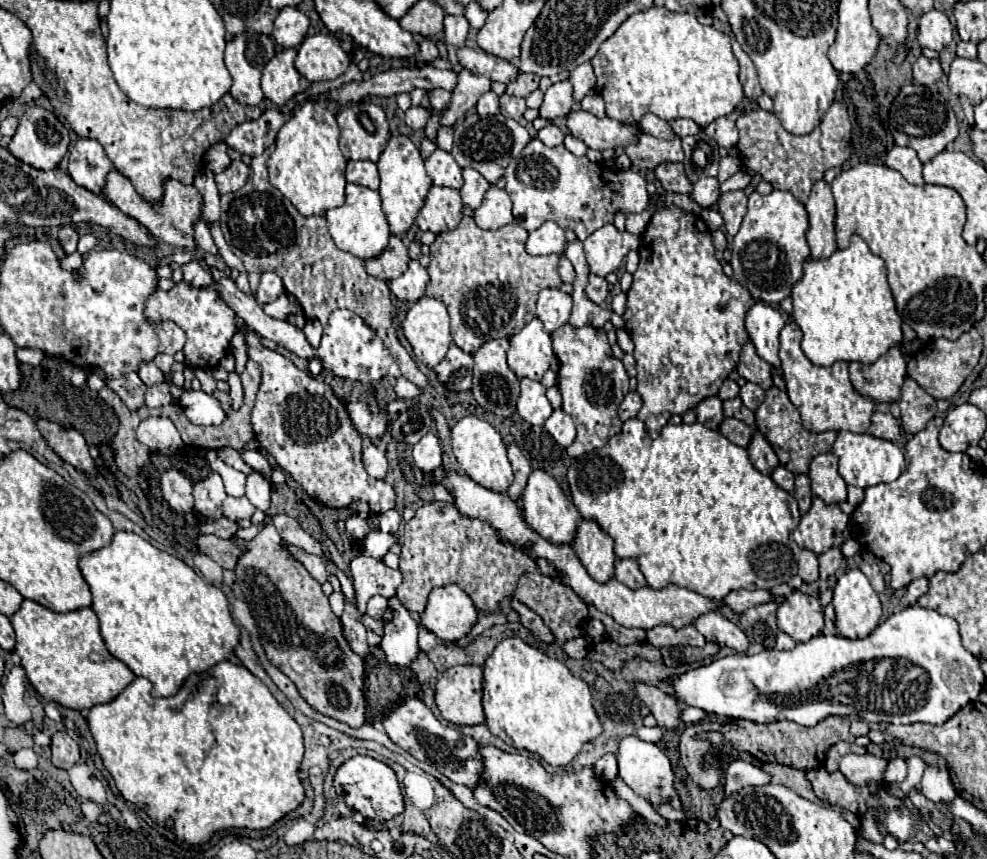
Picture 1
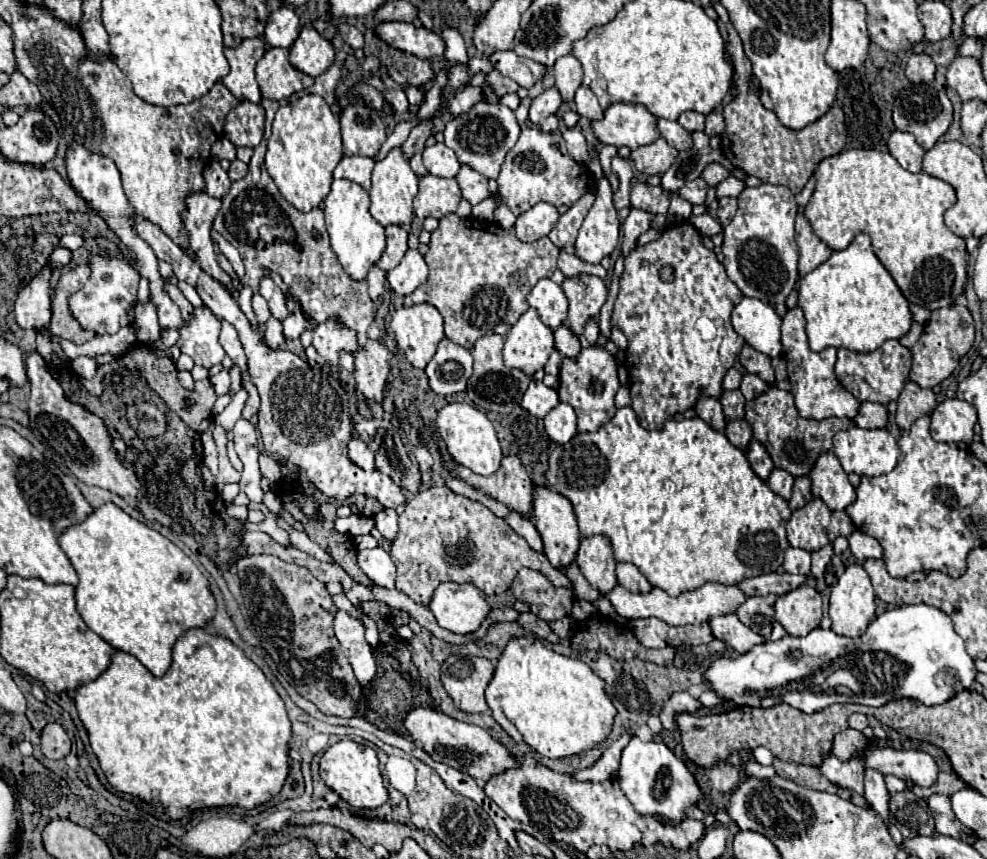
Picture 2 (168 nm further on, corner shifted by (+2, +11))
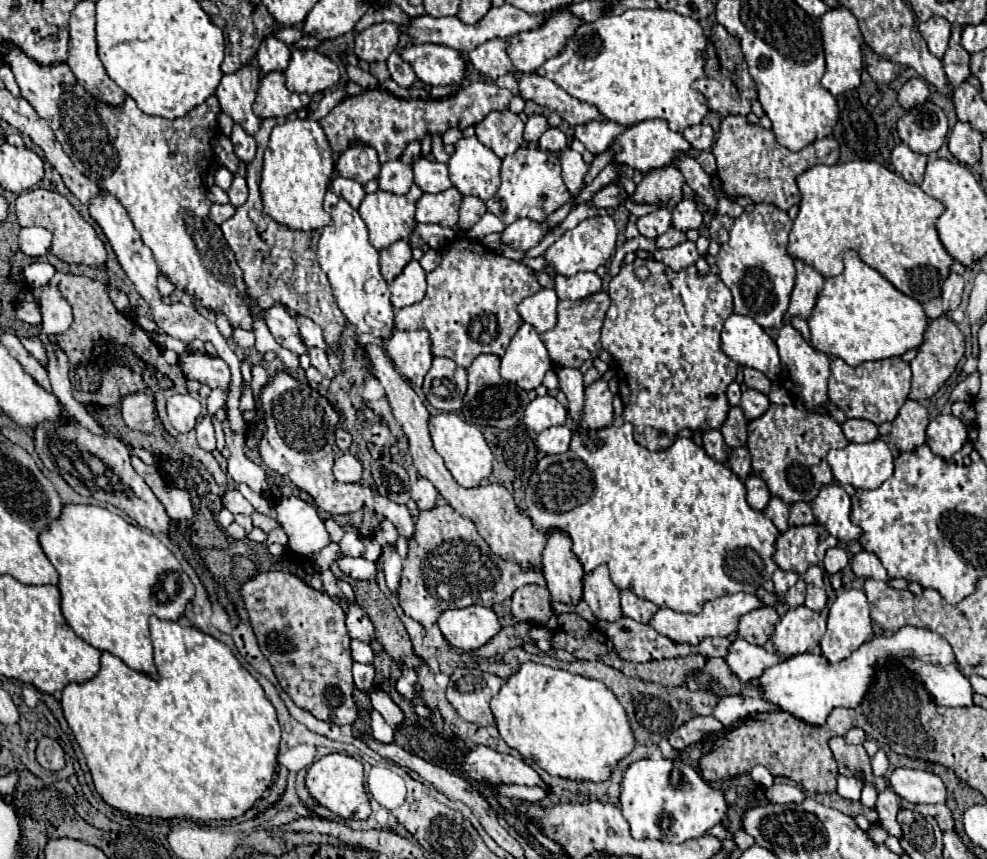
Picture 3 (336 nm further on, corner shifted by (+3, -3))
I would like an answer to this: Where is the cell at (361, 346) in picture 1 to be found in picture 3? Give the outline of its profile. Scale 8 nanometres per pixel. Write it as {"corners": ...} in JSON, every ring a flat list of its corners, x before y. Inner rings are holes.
{"corners":[[313,347,313,349,309,349,309,357,311,357,311,365,313,365,323,377,327,377,327,379,333,379,333,377,335,377,335,373,333,373,329,361,327,361,327,353,325,353,325,351]]}

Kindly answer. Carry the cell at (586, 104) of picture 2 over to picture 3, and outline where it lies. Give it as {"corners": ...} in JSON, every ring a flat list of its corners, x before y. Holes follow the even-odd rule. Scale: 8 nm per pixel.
{"corners":[[591,121,587,125,577,125,575,127,575,139,579,139,593,155,603,153,611,147,613,139,621,135,621,131,627,131,629,125,621,127,619,123,601,123,601,121]]}

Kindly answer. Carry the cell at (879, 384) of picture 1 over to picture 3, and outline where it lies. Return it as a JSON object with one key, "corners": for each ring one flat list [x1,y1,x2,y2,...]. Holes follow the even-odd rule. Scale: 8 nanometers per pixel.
{"corners":[[901,357,869,361,857,367,847,365,843,359,831,361,829,401,835,407,839,407,847,417,867,419,875,425,893,421,909,395,909,387,911,387,911,369,909,363,901,361]]}

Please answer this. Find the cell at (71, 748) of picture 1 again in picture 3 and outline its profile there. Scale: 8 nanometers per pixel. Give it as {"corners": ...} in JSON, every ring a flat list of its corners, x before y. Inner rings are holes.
{"corners":[[43,737,37,745,37,761,43,769,59,771,59,769,65,767,65,753,55,739]]}

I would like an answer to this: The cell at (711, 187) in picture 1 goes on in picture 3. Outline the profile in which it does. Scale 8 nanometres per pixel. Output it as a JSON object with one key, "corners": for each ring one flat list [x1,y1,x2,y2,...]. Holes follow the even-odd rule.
{"corners":[[679,201,677,207,673,209,673,227,679,231,689,231,689,229,699,229,703,223,703,217,697,209,695,201]]}

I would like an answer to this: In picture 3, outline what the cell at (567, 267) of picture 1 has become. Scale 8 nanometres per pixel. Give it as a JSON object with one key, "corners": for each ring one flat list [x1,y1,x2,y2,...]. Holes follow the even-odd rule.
{"corners":[[589,271,577,273,573,277,557,275,555,291,557,291,559,299,571,299,571,301,585,299,585,297,601,291,601,277,597,273,589,273]]}

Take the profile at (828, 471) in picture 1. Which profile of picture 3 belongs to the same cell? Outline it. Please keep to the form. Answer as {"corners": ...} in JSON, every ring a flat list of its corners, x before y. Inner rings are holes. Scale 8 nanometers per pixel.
{"corners":[[837,483,821,489,817,499,811,503,815,519,829,531,829,535,837,537,841,543,855,543,861,537,861,529,855,527,849,519,851,515,851,499]]}

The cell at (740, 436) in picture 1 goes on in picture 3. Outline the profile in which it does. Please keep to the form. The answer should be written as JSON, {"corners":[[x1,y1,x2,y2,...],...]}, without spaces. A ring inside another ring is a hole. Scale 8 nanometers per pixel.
{"corners":[[747,447,731,449,731,455,729,455,727,465,731,467,731,471,733,471,741,481,745,481,745,479,751,475,751,455,749,455]]}

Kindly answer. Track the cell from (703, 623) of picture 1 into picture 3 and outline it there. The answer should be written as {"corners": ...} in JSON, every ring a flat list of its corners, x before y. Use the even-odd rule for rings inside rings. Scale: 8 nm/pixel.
{"corners":[[737,637,731,647,729,647,729,655,725,657,727,665,731,667,731,671,741,679,743,685,751,685,753,679,761,677,765,669,781,663,785,657,781,655,771,655,767,653,763,647,751,645,745,639]]}

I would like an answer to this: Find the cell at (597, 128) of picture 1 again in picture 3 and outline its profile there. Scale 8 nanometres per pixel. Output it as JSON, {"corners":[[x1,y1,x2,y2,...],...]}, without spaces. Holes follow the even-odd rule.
{"corners":[[653,119,653,121,641,121,637,125,629,127,621,137,615,139,611,149,617,153,615,161,629,165,641,173,647,173,647,171,671,165,679,153,691,151,691,145,681,133,671,131,663,119]]}

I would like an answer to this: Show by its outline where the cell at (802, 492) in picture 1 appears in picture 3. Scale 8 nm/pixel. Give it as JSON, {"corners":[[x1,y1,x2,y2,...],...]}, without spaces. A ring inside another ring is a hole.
{"corners":[[795,503,791,505,791,517,789,517,789,525,811,525,817,523,811,511,809,503]]}

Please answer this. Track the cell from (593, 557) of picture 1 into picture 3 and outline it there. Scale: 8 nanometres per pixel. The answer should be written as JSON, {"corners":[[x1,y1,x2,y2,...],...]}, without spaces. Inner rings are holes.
{"corners":[[599,565,595,571,587,573,583,585,583,599,597,619,617,621,623,617,619,605,619,589,613,585,609,569,605,565]]}

